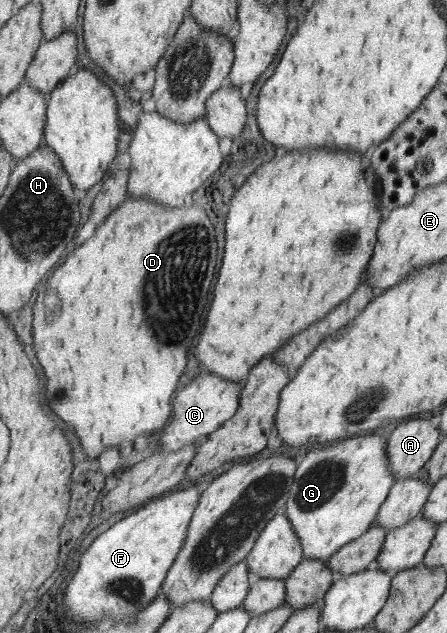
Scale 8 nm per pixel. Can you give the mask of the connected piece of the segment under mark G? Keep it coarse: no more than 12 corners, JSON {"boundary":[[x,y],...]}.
{"boundary":[[376,432],[309,449],[285,506],[305,558],[375,524],[395,482]]}

